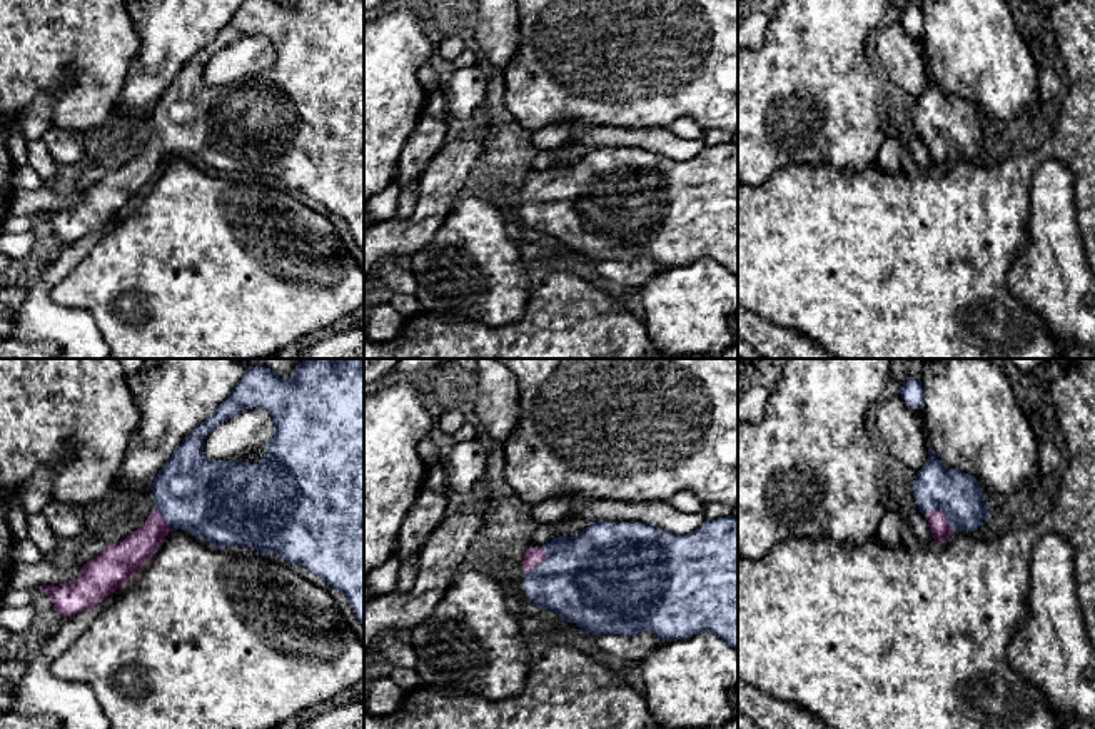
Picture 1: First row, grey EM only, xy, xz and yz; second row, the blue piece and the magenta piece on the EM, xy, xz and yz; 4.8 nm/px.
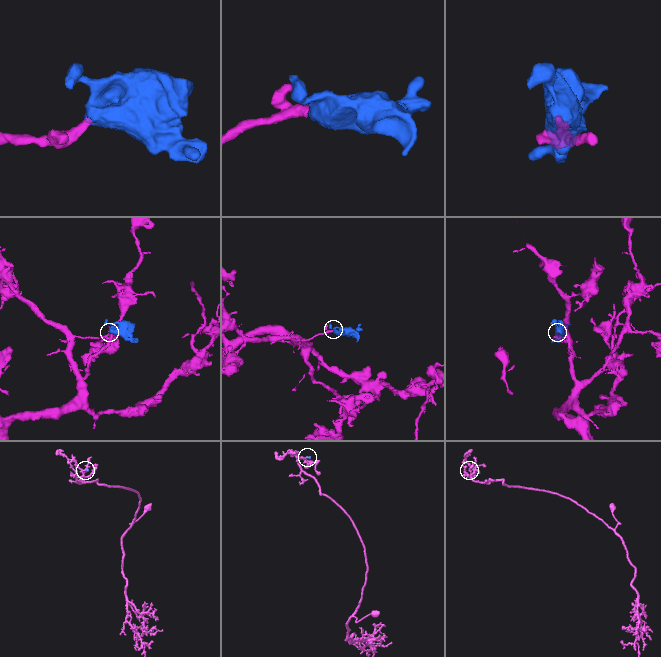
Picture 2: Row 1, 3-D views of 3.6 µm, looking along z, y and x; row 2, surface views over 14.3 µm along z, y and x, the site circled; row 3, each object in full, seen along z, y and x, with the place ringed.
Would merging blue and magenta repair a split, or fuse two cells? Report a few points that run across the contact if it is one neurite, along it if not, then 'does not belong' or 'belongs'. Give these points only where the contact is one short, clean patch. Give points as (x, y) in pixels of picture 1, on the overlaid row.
line yz (957, 494), (943, 512), (938, 524); belongs

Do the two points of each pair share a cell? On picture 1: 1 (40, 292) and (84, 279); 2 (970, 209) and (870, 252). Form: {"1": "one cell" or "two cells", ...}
{"1": "two cells", "2": "one cell"}

